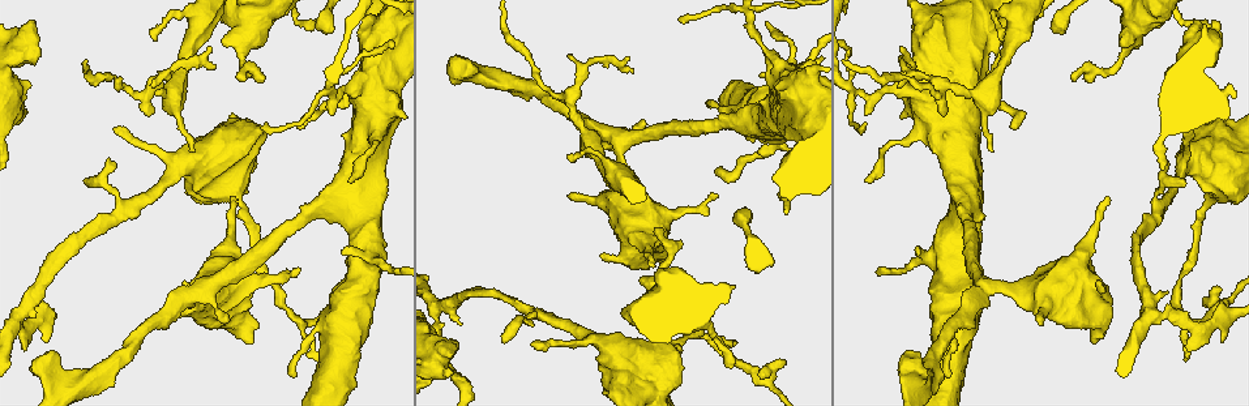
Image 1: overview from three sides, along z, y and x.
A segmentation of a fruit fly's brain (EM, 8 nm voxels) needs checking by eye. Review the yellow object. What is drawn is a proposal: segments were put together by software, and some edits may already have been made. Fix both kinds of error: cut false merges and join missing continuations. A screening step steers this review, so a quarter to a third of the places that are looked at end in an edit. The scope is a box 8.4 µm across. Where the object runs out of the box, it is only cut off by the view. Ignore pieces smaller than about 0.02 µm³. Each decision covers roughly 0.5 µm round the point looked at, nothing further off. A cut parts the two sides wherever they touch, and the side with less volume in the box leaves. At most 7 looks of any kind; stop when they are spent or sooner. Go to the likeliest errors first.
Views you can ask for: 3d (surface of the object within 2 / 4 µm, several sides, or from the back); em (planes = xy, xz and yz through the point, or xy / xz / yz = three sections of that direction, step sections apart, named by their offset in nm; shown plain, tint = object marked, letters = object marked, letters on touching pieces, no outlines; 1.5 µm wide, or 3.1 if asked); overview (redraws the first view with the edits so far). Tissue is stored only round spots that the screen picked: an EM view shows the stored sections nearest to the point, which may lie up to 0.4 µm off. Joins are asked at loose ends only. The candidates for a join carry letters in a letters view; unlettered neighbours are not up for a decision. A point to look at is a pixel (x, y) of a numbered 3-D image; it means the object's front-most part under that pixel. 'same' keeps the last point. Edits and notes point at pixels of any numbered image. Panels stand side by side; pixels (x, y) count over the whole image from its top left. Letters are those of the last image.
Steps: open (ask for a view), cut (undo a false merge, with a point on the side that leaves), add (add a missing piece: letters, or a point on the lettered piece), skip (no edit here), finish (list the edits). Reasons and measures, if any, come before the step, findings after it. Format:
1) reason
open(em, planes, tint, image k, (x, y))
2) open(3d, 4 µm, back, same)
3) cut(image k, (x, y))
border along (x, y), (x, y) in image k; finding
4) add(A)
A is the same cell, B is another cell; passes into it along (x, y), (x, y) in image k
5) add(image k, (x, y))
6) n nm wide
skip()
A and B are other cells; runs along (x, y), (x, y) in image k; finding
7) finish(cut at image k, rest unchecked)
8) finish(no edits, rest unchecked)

branch stops here
open(em, xy, step 8, letters, image 1, (300, 271))

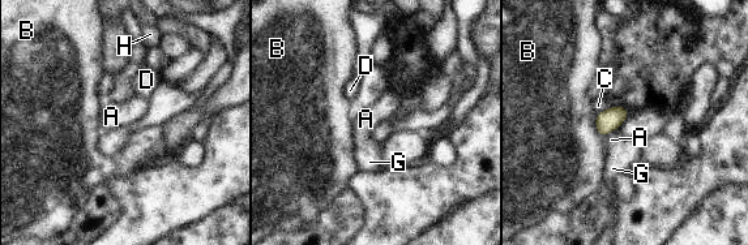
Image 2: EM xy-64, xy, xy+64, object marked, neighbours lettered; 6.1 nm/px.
cut it another way
open(em, yz, step 8, letters, same)

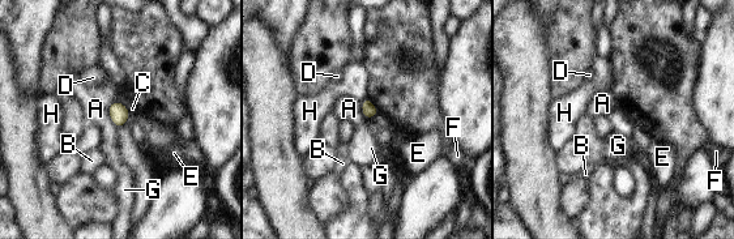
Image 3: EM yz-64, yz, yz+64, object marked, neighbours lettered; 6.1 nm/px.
A touches over 160 nm
skip()
A, B, C, D, E, F, G and H are other cells; border along (109, 105), (110, 119), (119, 127) in image 3; none of them fits

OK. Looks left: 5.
an open end
open(3d, 4 µm, back, image 1, (344, 252))

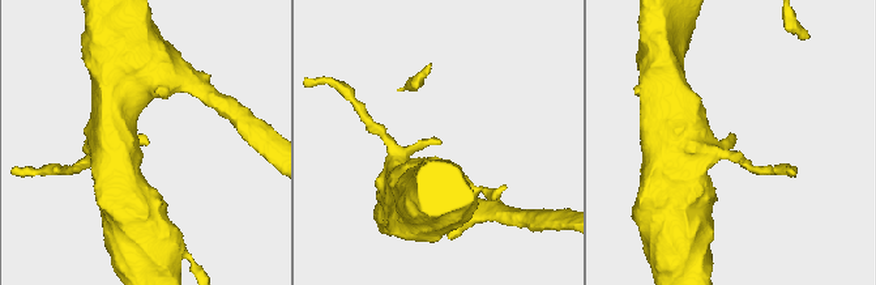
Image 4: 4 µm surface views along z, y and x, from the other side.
now the EM
open(em, planes, letters, image 4, (145, 142))

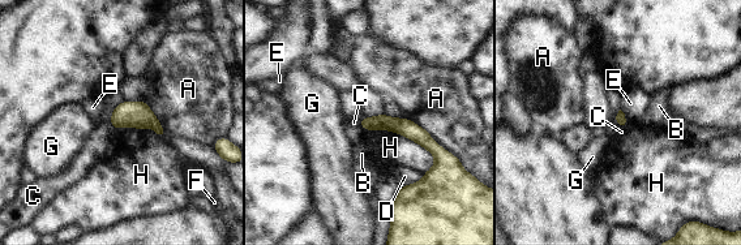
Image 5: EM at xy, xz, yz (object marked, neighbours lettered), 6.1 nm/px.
skip()
A, B, C, D, E, F, G and H are other cells; border along (367, 129), (412, 140), (433, 166) in image 5; none of them fits

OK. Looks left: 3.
thin end
open(em, yz, step 8, letters, image 1, (1016, 128))

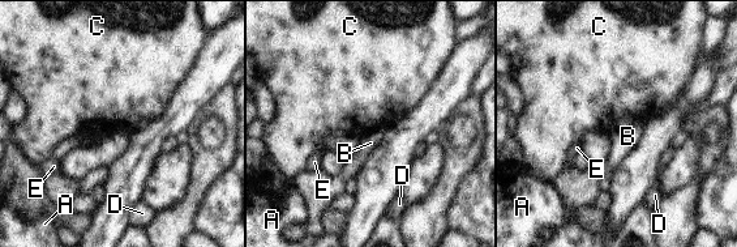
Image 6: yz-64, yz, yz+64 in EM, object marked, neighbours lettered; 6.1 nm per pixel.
cut it another way
open(em, planes, letters, same)

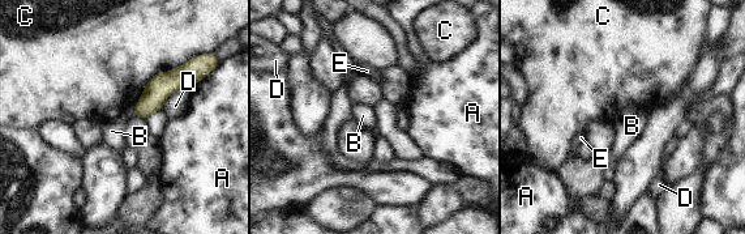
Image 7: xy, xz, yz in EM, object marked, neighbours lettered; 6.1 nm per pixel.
skip()
A, B, C, D and E are other cells; runs along (204, 66), (168, 81), (136, 110) in image 7; no lettered piece goes on from it

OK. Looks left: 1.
finish(no edits, rest unchecked)

